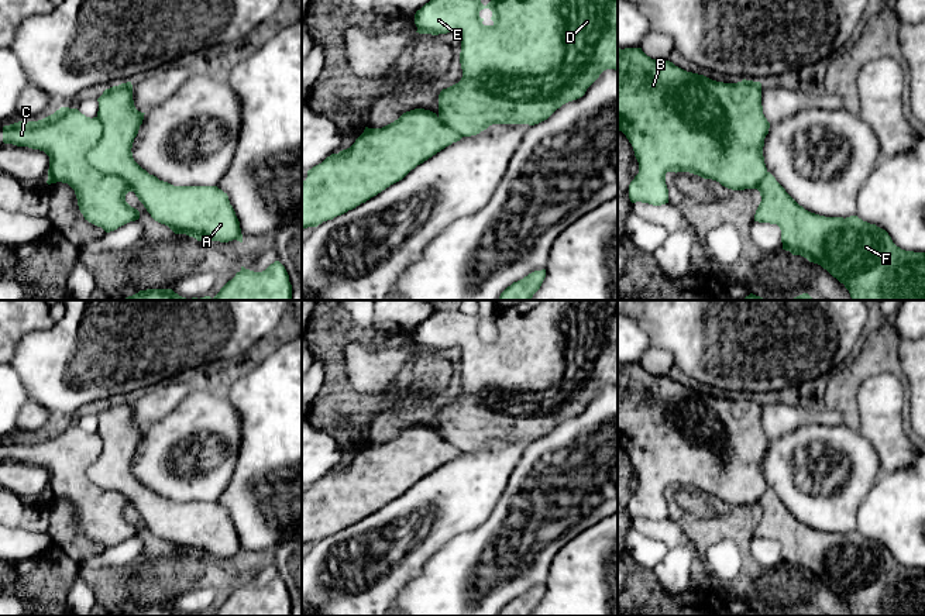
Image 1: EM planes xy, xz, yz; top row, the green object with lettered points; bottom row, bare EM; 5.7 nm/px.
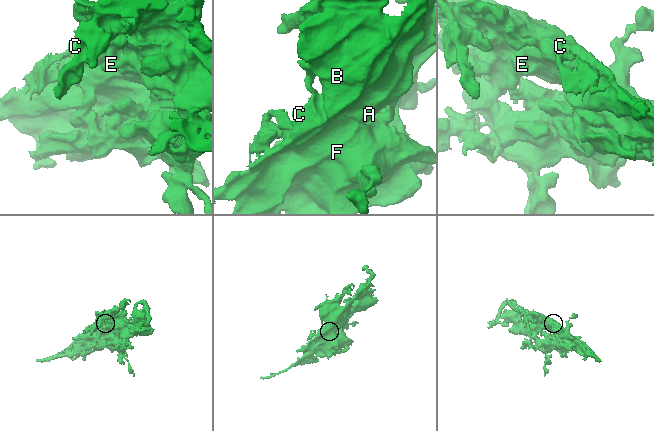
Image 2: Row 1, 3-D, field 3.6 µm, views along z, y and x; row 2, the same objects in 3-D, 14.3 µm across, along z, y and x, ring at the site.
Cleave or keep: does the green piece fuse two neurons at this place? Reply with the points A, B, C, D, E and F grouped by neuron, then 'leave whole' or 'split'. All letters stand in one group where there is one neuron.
A B C D E F; leave whole

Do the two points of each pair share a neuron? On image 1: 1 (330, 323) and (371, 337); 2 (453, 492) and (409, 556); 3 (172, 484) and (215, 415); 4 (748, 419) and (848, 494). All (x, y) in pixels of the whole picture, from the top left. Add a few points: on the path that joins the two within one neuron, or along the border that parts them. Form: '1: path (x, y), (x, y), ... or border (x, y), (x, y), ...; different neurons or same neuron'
1: border (350, 315), (360, 331), (358, 340); different neurons
2: path (437, 508), (409, 536), (409, 540); same neuron
3: path (162, 463), (167, 446), (193, 429); same neuron
4: border (770, 440), (764, 454), (763, 472); different neurons

